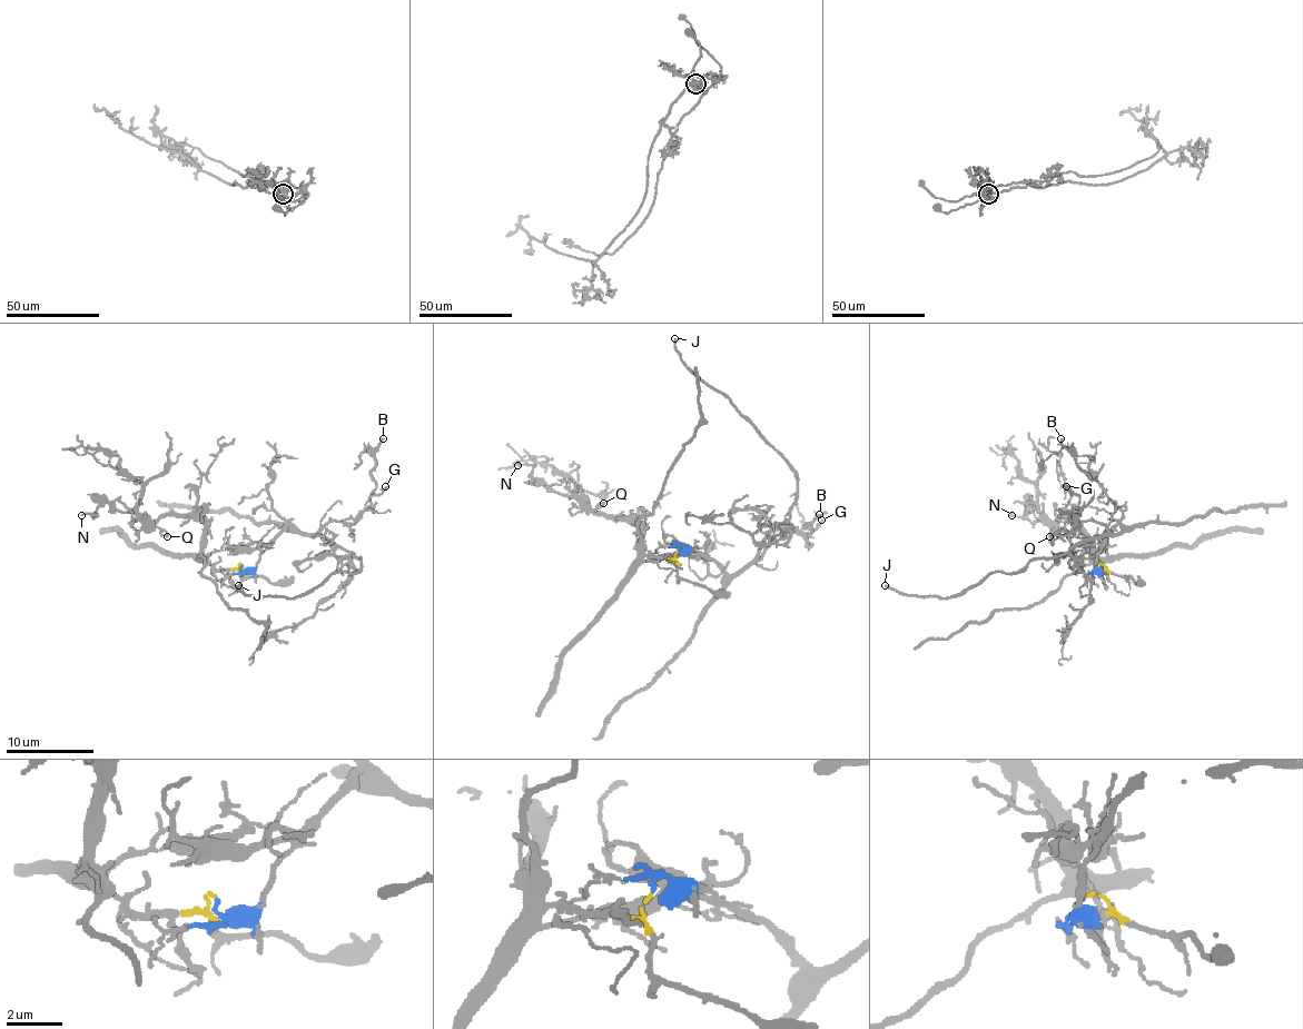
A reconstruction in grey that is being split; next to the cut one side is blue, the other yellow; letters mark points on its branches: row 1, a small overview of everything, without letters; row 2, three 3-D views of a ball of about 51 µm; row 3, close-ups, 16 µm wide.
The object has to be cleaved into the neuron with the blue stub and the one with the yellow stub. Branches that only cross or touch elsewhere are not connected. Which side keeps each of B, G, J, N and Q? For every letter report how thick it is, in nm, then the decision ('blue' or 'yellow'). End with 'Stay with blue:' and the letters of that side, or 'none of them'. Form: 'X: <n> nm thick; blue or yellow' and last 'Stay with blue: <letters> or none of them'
B: 150 nm thick; blue
G: 120 nm thick; blue
J: 160 nm thick; blue
N: 110 nm thick; yellow
Q: 170 nm thick; yellow
Stay with blue: B, G, J

